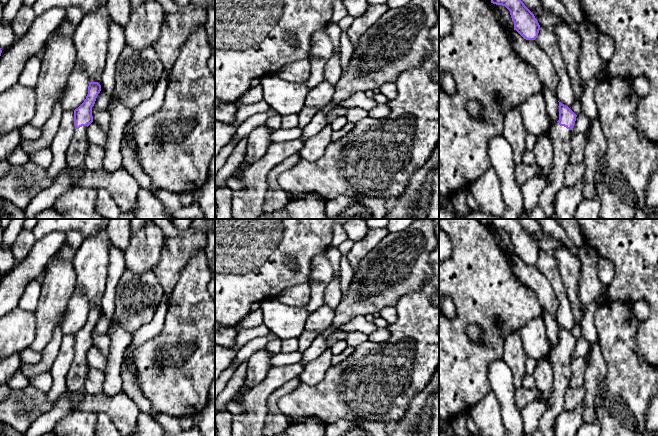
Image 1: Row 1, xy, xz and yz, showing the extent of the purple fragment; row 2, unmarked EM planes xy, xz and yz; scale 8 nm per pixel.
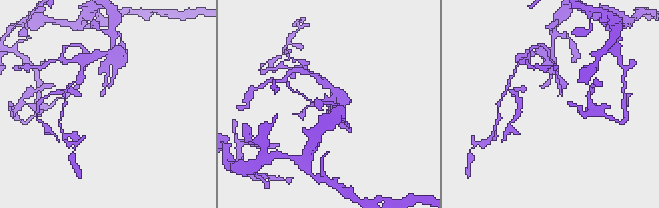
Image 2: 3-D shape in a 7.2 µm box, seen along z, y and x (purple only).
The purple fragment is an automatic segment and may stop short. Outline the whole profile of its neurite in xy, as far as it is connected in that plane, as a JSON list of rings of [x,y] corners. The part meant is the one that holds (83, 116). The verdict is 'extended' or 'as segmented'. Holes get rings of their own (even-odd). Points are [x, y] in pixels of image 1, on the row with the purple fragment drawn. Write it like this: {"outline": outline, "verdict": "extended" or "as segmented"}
{"outline": [[[89,82],[88,94],[84,102],[74,110],[74,134],[67,148],[66,162],[74,170],[85,169],[85,155],[89,141],[86,135],[88,126],[93,122],[92,107],[101,91],[98,82]]], "verdict": "extended"}

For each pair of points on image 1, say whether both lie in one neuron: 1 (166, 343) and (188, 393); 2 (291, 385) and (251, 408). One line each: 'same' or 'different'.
1: same
2: different

